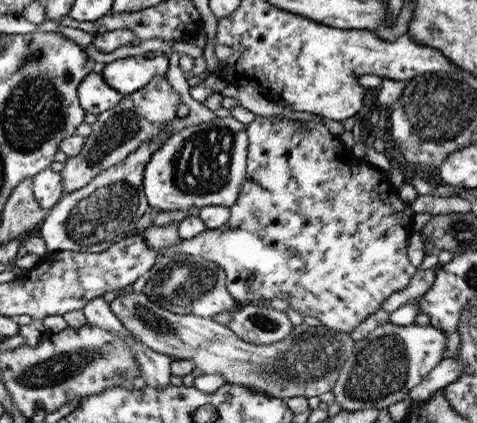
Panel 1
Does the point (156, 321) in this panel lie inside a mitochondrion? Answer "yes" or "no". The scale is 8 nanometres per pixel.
yes

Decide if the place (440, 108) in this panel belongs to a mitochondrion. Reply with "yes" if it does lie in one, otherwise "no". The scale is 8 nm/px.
yes

